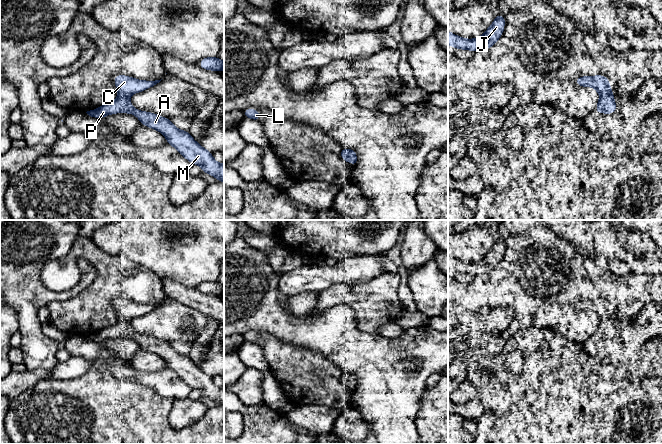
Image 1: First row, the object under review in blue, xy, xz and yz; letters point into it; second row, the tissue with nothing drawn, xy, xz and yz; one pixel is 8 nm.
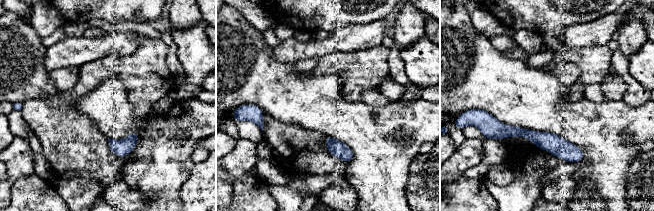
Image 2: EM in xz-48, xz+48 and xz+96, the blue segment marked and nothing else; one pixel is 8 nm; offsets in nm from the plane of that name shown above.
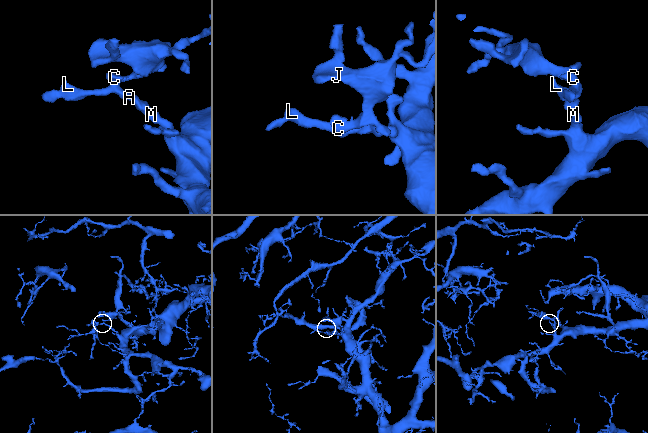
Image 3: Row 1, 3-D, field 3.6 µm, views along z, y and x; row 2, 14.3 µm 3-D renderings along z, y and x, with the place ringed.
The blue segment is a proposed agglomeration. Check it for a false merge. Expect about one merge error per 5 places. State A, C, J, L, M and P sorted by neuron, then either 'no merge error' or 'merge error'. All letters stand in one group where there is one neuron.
A C J L M P; no merge error

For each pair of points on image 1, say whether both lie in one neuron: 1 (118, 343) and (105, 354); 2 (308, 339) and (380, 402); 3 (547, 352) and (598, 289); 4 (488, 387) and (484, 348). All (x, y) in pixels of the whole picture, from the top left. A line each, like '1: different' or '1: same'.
1: different
2: same
3: different
4: different

